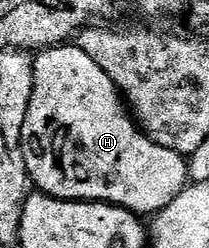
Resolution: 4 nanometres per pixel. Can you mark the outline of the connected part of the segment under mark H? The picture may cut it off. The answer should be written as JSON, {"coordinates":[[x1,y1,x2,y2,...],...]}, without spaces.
{"coordinates":[[74,43,58,45,55,49,43,49,34,57,34,90,20,140,26,144,24,160,31,182,41,192,65,201,96,201,107,205,118,205,122,209,128,209,131,213,139,215,153,215,159,213,164,207,168,207,168,203,172,203,172,199,176,199,176,195,180,195,180,191,185,189,188,184,187,158,176,151,168,151,168,147,160,147,152,138,142,132,136,124,135,118,128,112,124,98,112,83,112,79,108,79,108,75,104,75,104,71,100,71,100,67,96,67,96,63,92,63,92,59,88,59,88,55,84,55,84,51,80,51,77,44]]}

